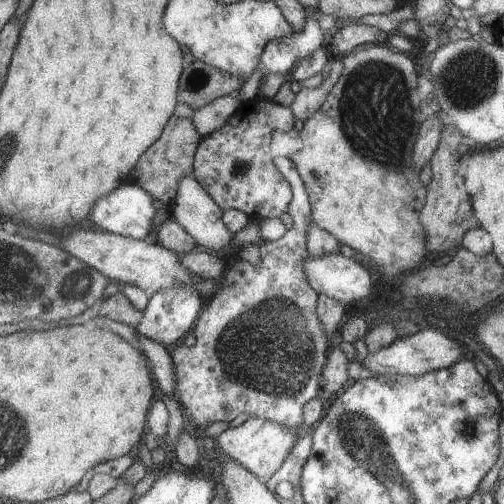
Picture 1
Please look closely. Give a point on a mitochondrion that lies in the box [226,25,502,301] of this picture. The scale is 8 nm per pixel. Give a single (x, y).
(376, 110)

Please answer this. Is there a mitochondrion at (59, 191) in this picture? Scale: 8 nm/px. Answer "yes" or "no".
no

